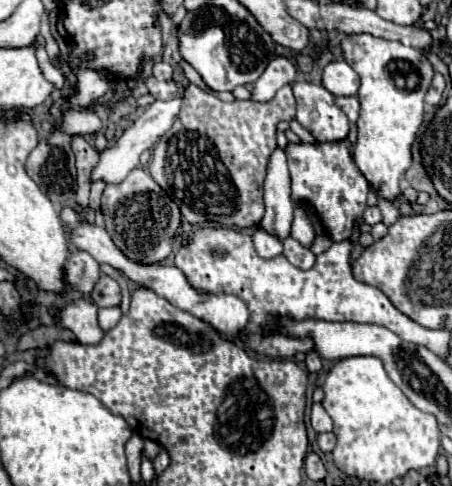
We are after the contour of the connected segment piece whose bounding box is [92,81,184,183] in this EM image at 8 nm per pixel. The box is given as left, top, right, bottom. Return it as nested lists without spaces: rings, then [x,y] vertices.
[[[176,81],[176,87],[178,87],[178,93],[176,93],[174,99],[168,99],[168,101],[158,101],[158,99],[156,99],[156,101],[132,123],[132,127],[126,129],[120,139],[116,139],[114,145],[110,145],[108,149],[104,149],[104,151],[100,153],[100,161],[98,161],[98,165],[94,167],[94,171],[92,171],[92,181],[102,179],[102,181],[106,181],[106,183],[116,183],[116,181],[122,181],[132,169],[140,167],[138,157],[142,155],[142,151],[152,149],[152,147],[162,139],[162,135],[174,125],[174,121],[178,119],[180,105],[182,105],[182,97],[184,97],[184,83]]]

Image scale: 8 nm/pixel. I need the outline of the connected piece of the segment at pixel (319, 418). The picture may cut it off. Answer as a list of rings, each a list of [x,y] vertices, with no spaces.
[[[314,403],[314,405],[312,405],[310,423],[312,423],[312,429],[314,429],[316,433],[332,431],[332,419],[330,419],[330,415],[324,411],[324,407],[322,407],[320,403]]]

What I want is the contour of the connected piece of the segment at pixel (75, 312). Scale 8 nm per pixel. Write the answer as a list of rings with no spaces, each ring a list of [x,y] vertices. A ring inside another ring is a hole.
[[[82,297],[60,309],[58,323],[70,329],[76,335],[78,343],[94,345],[104,337],[104,331],[98,327],[96,313],[98,313],[98,307],[90,299]]]

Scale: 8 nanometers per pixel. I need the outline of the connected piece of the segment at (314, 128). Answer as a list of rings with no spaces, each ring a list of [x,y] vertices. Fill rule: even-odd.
[[[300,81],[294,83],[294,95],[298,103],[296,121],[318,141],[344,141],[348,137],[350,121],[336,107],[330,91],[322,85]],[[312,111],[316,111],[316,117],[312,117]]]

